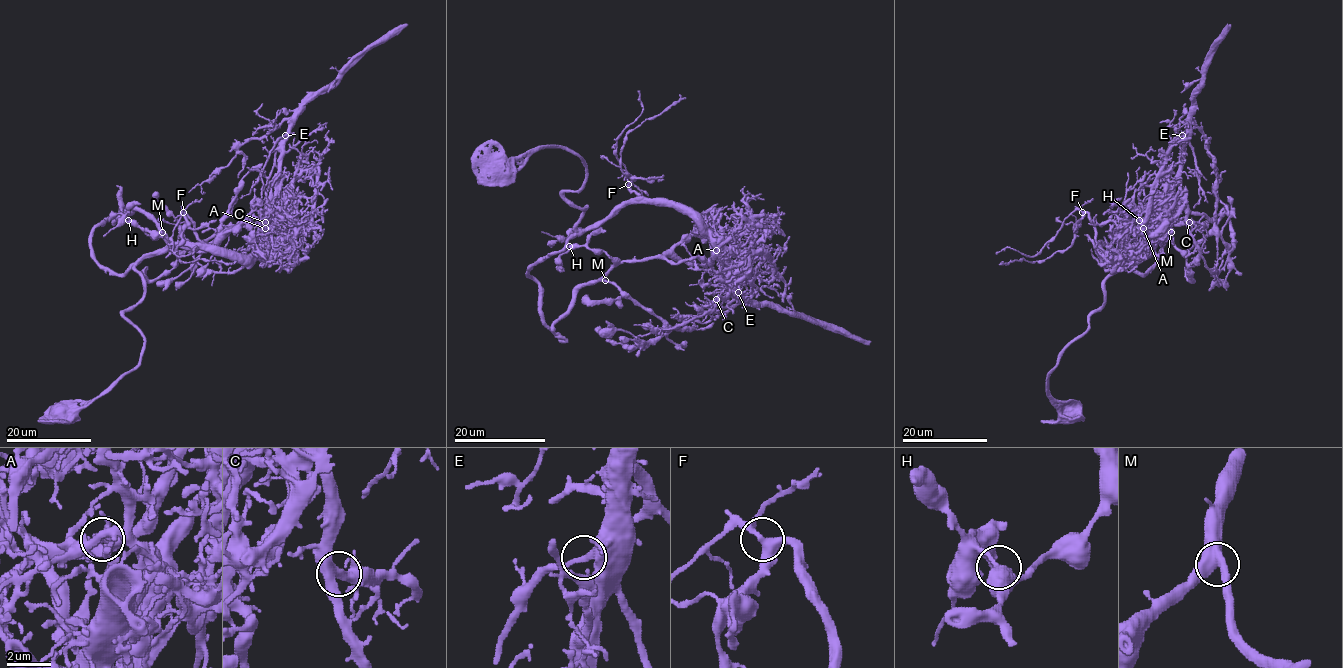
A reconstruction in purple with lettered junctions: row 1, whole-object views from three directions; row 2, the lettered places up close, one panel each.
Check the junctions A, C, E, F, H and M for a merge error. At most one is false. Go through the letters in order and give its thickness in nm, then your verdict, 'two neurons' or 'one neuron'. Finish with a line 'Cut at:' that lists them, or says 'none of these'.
A: calibre 280 nm; two neurons
C: calibre 400 nm; one neuron
E: calibre 360 nm; one neuron
F: calibre 400 nm; one neuron
H: calibre 340 nm; one neuron
M: calibre 420 nm; one neuron
Cut at: A

